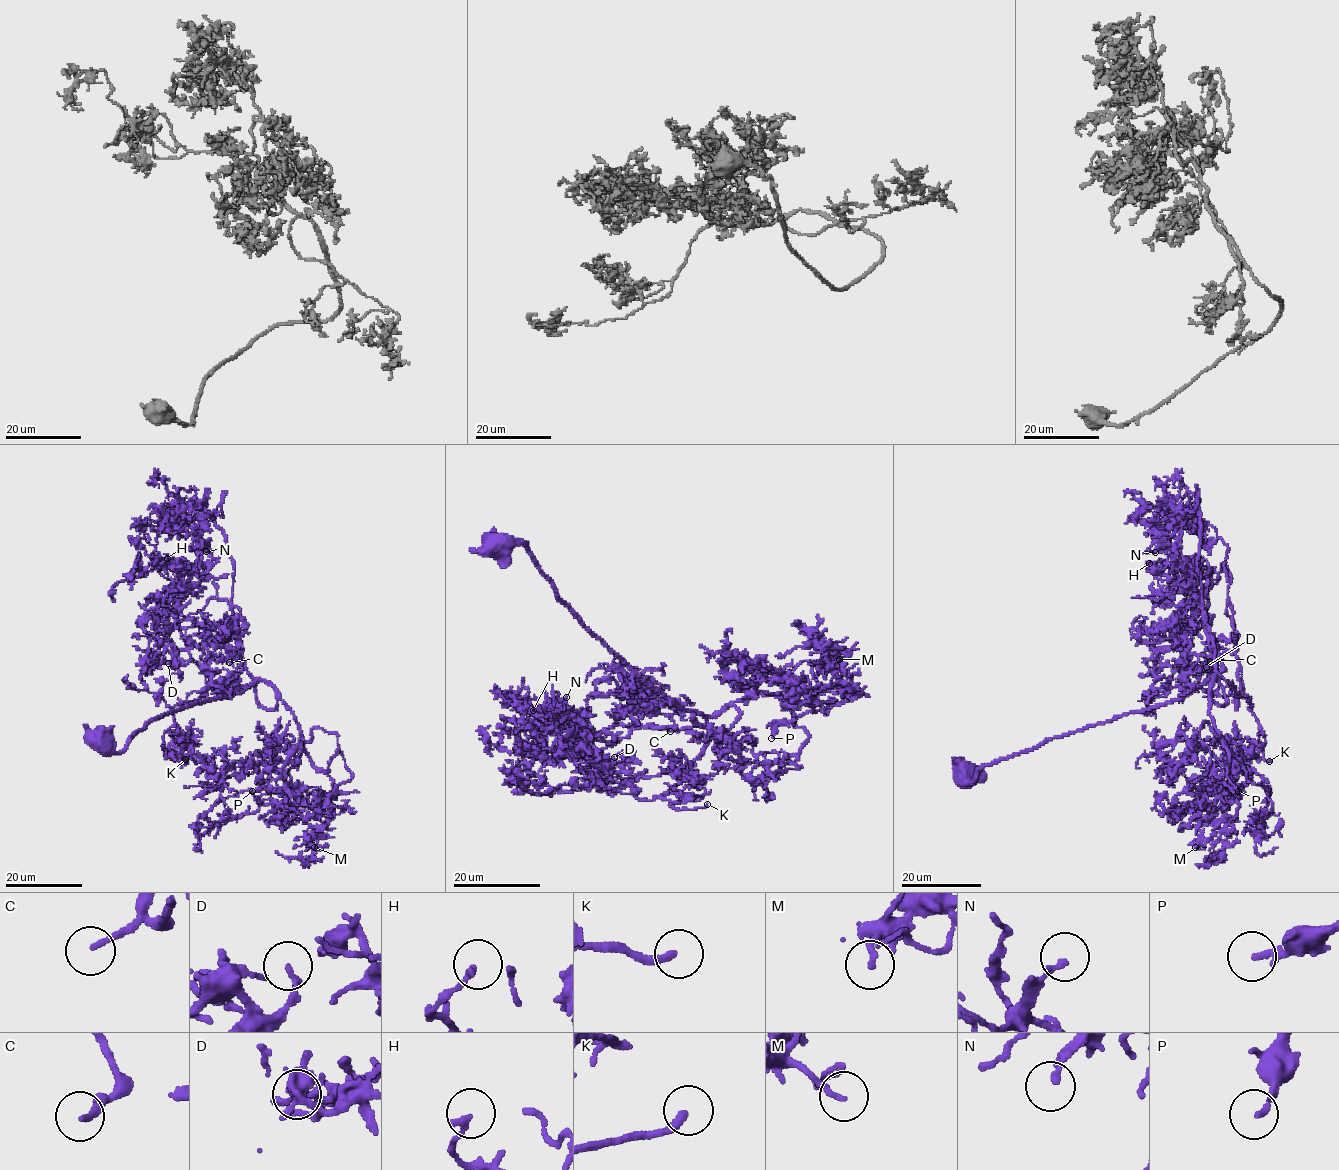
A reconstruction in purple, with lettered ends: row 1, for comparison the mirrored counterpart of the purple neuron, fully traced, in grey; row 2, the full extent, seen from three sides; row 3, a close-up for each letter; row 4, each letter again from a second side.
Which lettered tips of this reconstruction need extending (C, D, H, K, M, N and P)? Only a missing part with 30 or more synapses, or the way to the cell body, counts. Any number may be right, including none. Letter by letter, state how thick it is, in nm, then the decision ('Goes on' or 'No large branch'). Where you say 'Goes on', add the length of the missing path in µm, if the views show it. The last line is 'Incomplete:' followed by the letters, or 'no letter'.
C: Thickness 170 nm. Goes on. Missing length about 25 µm
D: Thickness 190 nm. No large branch
H: Thickness 190 nm. No large branch
K: Thickness 200 nm. Goes on. Missing length about 20 µm
M: Thickness 110 nm. No large branch
N: Thickness 150 nm. No large branch
P: Thickness 180 nm. No large branch
Incomplete: C, K

